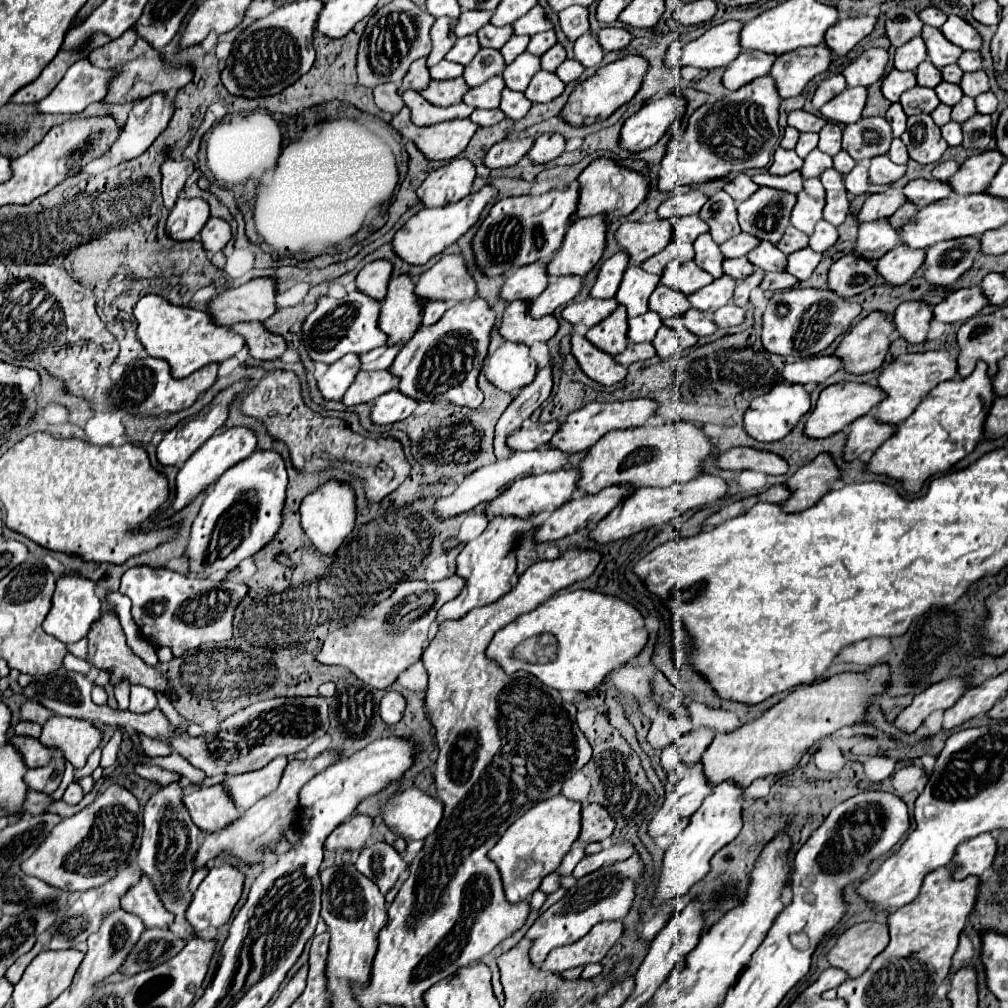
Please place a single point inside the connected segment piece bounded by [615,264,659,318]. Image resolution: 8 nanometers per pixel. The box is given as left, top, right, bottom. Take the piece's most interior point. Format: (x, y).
(637, 285)

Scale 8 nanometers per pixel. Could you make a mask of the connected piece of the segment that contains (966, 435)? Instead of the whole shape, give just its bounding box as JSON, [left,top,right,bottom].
[865,364,993,496]

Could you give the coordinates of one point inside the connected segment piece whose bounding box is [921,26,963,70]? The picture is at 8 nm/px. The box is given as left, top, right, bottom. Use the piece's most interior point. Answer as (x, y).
(941, 52)

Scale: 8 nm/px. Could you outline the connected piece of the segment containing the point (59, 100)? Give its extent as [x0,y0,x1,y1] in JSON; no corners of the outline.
[37,58,107,114]

